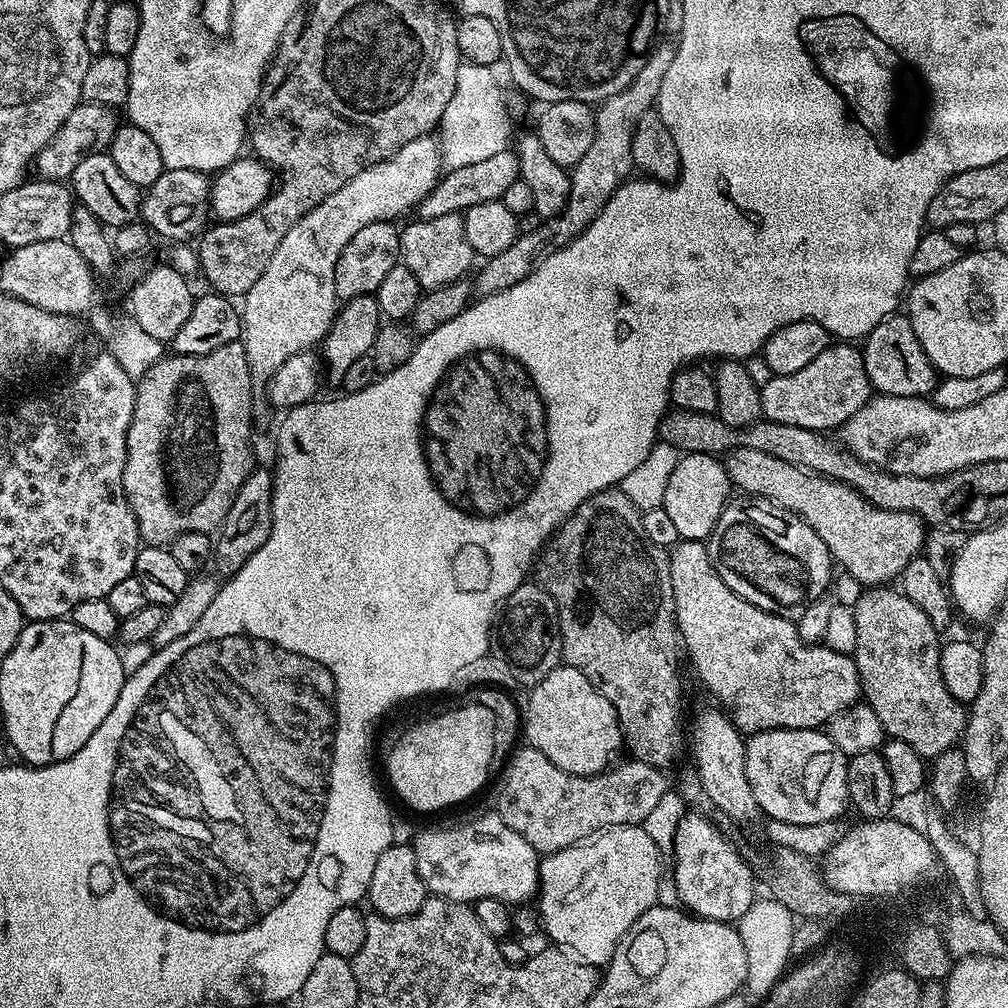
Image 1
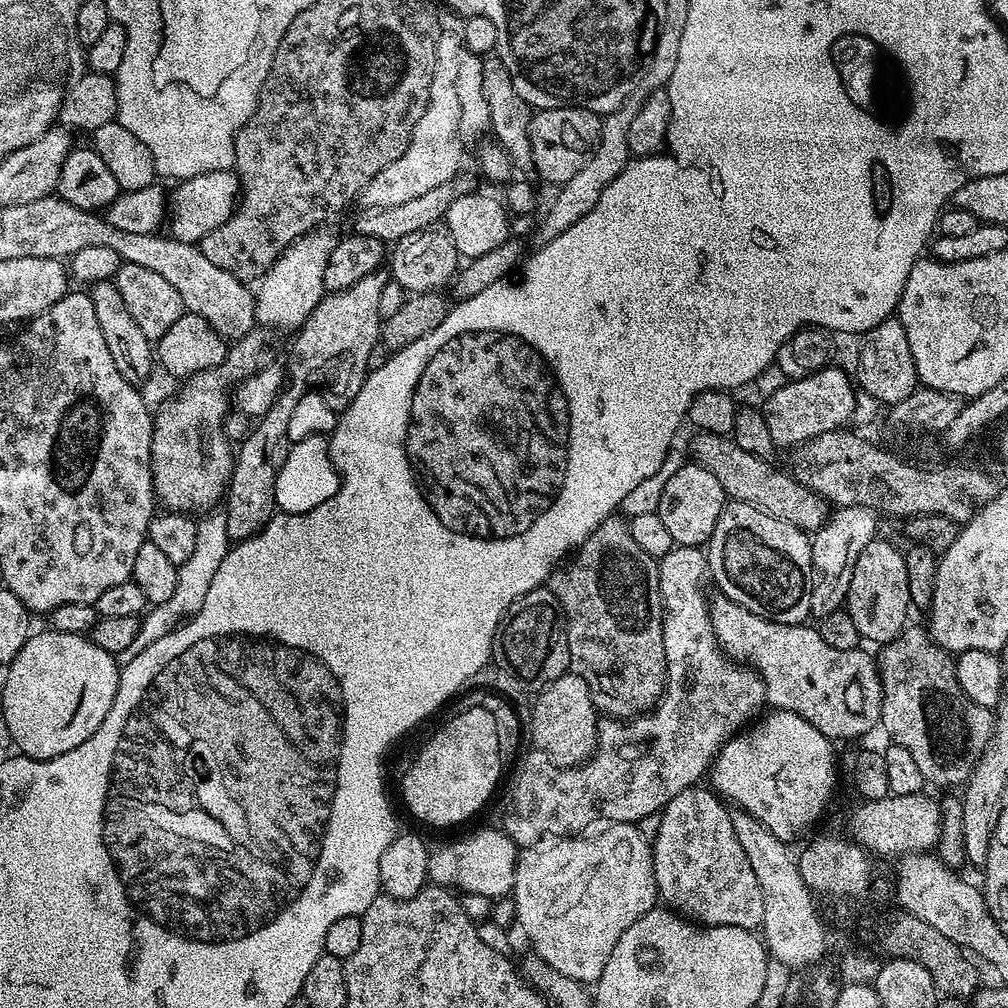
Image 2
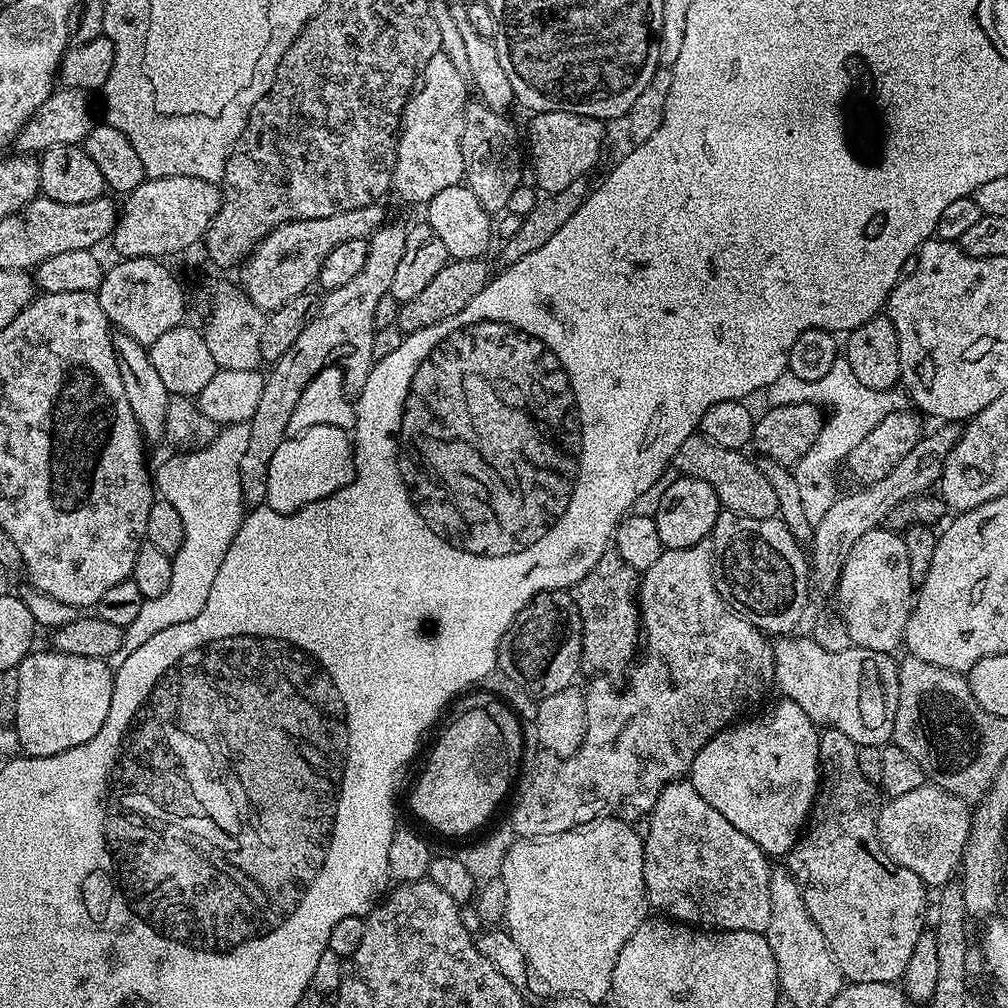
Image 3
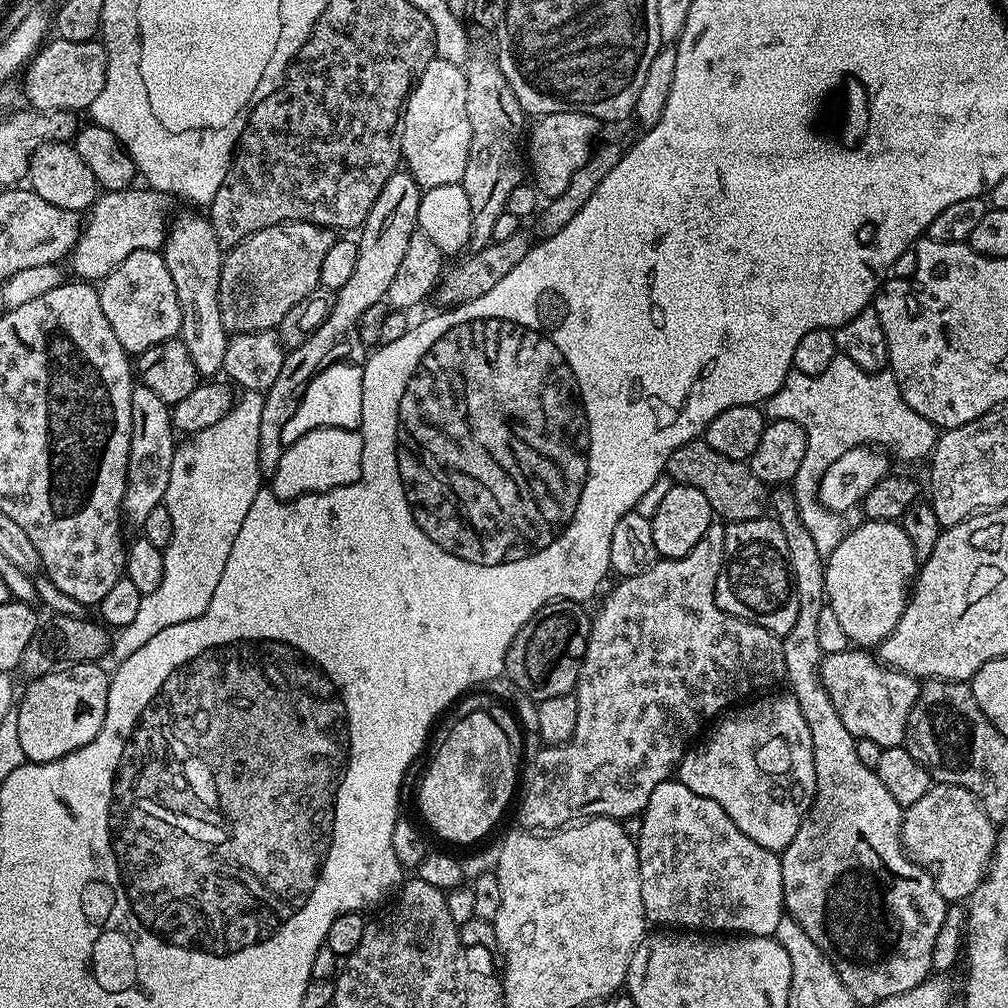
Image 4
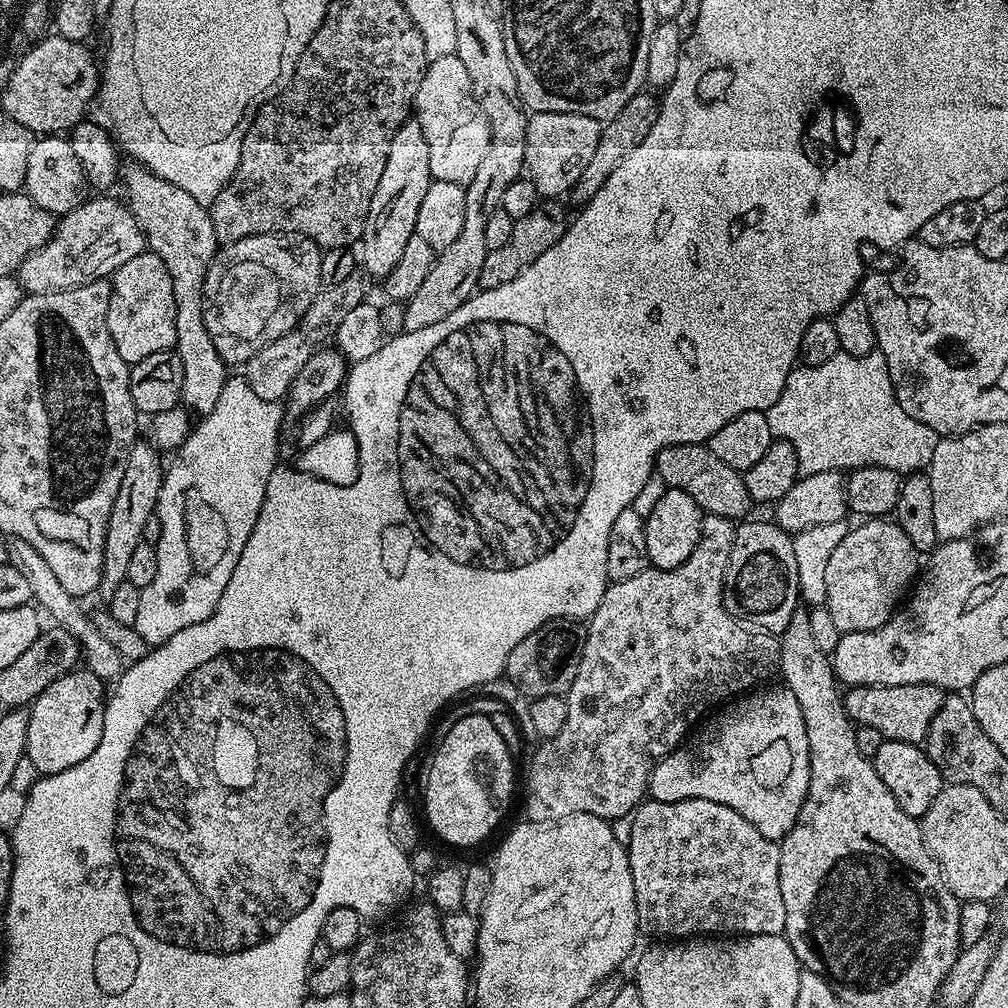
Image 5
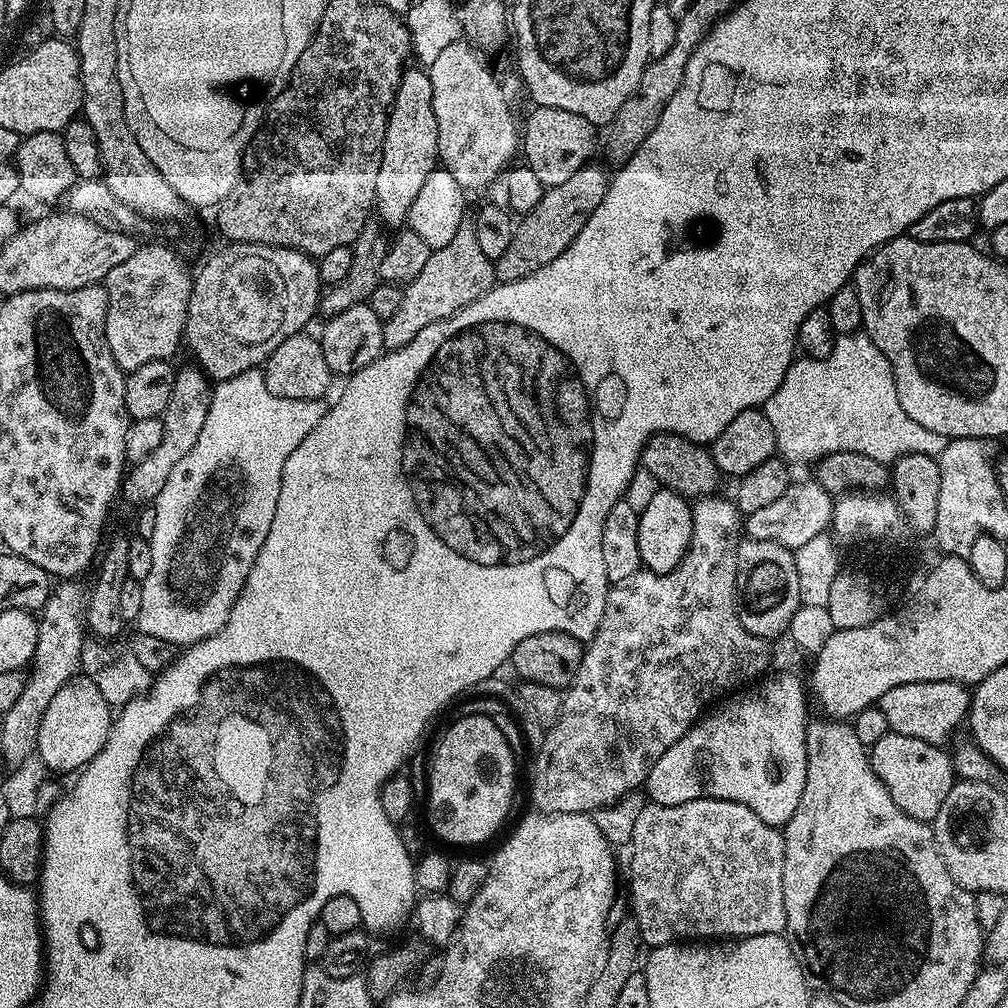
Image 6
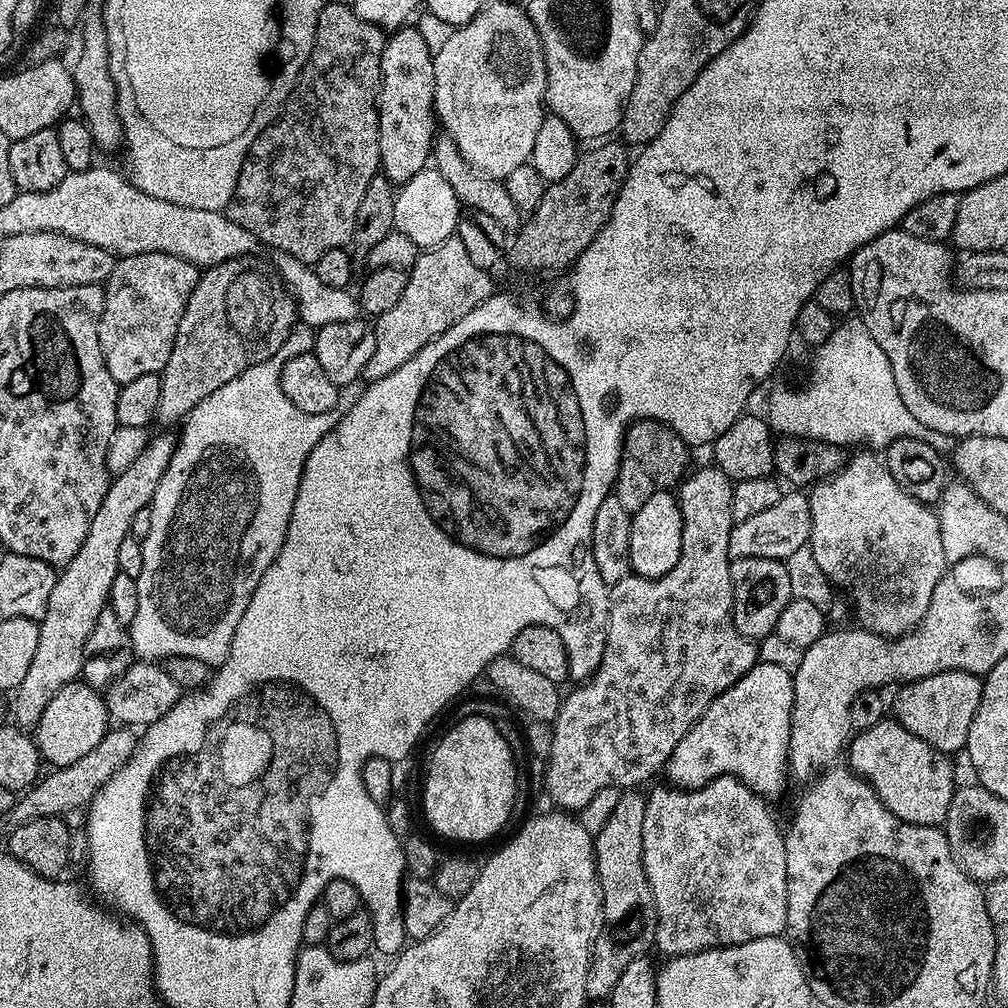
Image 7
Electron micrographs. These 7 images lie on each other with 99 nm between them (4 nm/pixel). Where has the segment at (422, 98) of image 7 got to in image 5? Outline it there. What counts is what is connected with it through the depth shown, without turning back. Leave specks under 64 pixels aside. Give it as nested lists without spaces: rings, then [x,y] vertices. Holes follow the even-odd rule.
[[[408,118],[390,142],[386,170],[382,170],[382,178],[378,178],[378,190],[374,190],[370,210],[366,214],[366,226],[358,241],[358,264],[369,277],[383,278],[390,274],[390,270],[394,270],[406,242],[416,235],[418,206],[422,206],[422,198],[426,190],[430,190],[432,181],[430,152],[422,134],[422,126],[416,119]]]

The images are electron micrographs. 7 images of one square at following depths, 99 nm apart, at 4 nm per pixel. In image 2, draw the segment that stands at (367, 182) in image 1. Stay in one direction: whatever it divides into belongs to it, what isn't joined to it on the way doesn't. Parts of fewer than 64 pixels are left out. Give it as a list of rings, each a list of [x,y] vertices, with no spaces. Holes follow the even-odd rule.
[[[448,30],[441,31],[440,37],[438,38],[438,46],[434,50],[434,70],[432,71],[432,84],[428,88],[428,95],[426,97],[426,105],[428,104],[428,109],[425,110],[424,113],[421,114],[420,117],[417,115],[415,117],[414,123],[411,125],[410,128],[410,135],[408,138],[408,145],[406,146],[406,150],[402,154],[402,158],[398,158],[394,162],[390,162],[390,166],[386,166],[386,170],[382,170],[379,174],[376,175],[368,183],[367,186],[362,189],[362,200],[365,200],[363,203],[367,205],[369,208],[385,208],[386,206],[398,206],[402,202],[410,202],[413,198],[418,198],[421,194],[427,194],[430,190],[434,190],[434,186],[442,186],[442,182],[450,182],[450,178],[454,178],[458,175],[458,173],[462,170],[462,164],[460,164],[460,159],[464,156],[464,148],[460,145],[460,140],[462,141],[462,133],[460,131],[459,126],[459,118],[461,117],[461,107],[459,106],[458,102],[458,89],[456,87],[456,83],[458,82],[458,62],[459,56],[462,51],[462,40],[459,35],[456,36],[452,32],[448,32]],[[313,230],[299,236],[272,263],[272,268],[265,276],[260,277],[255,289],[256,323],[257,325],[273,330],[292,328],[299,330],[304,327],[306,318],[318,306],[318,302],[326,294],[324,290],[324,275],[326,262],[330,258],[330,250],[334,250],[336,240],[325,230]]]

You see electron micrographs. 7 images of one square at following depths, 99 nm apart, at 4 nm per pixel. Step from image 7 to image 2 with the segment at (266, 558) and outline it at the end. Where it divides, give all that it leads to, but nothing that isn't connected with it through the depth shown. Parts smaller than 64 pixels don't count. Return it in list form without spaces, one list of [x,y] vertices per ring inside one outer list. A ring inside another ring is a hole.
[[[205,515],[197,523],[196,529],[198,530],[198,543],[194,546],[194,554],[190,562],[179,565],[178,586],[174,586],[174,595],[170,598],[170,602],[149,607],[143,613],[140,629],[134,636],[134,642],[130,642],[126,650],[118,653],[121,665],[134,662],[134,658],[138,658],[138,654],[142,654],[146,646],[154,646],[158,638],[166,638],[166,634],[170,634],[185,620],[190,620],[194,614],[198,614],[198,610],[202,610],[202,602],[206,602],[206,590],[210,590],[210,582],[214,582],[214,574],[218,574],[218,566],[222,566],[222,558],[226,558],[230,541],[223,515]]]

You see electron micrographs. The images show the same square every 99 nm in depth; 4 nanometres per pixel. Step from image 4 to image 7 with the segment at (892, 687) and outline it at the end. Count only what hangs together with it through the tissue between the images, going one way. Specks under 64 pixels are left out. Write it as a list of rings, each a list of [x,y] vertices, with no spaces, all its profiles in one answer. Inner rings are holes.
[[[950,670],[942,674],[930,674],[921,680],[909,680],[903,685],[904,688],[896,696],[896,701],[891,701],[890,708],[894,711],[894,719],[898,721],[910,734],[918,734],[922,742],[934,746],[940,752],[953,754],[963,753],[968,746],[970,734],[970,722],[974,722],[974,714],[978,714],[978,706],[982,702],[983,679],[975,672],[963,672],[962,670]]]

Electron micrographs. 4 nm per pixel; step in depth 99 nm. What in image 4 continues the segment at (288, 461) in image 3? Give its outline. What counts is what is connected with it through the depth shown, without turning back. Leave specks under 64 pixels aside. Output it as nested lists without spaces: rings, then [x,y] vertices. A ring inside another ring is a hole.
[[[324,427],[306,433],[285,447],[282,458],[270,478],[270,490],[280,500],[294,500],[306,493],[328,492],[342,485],[356,484],[361,478],[364,440],[359,431]]]

